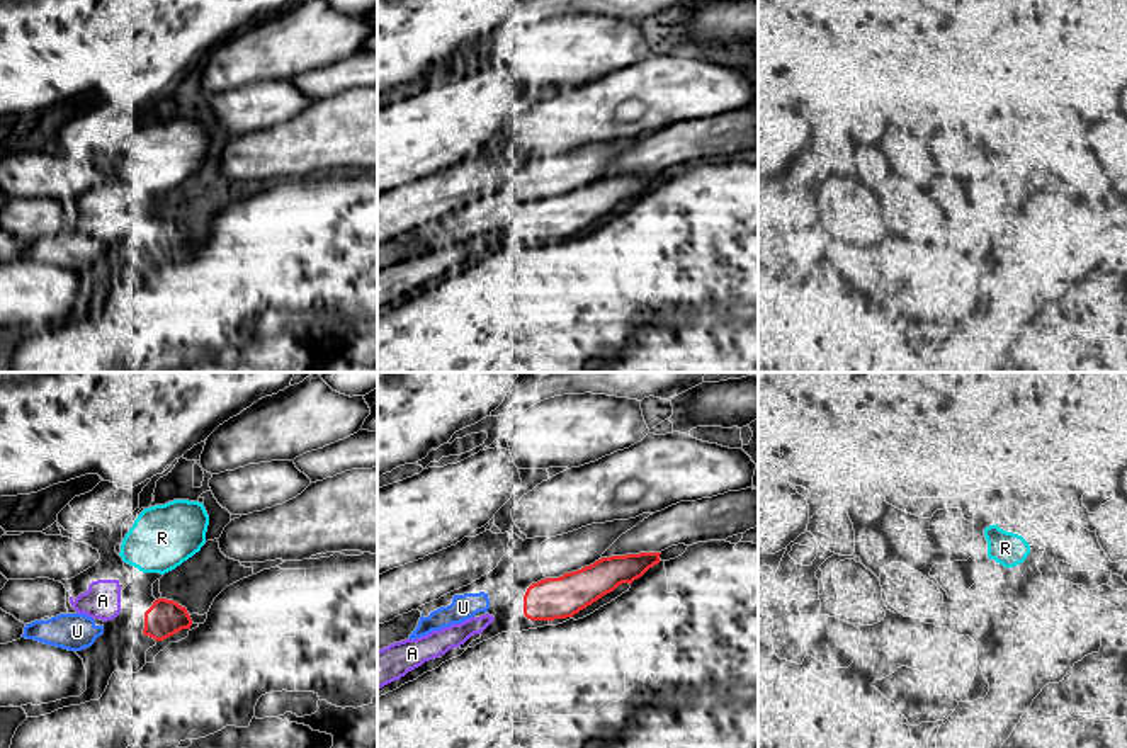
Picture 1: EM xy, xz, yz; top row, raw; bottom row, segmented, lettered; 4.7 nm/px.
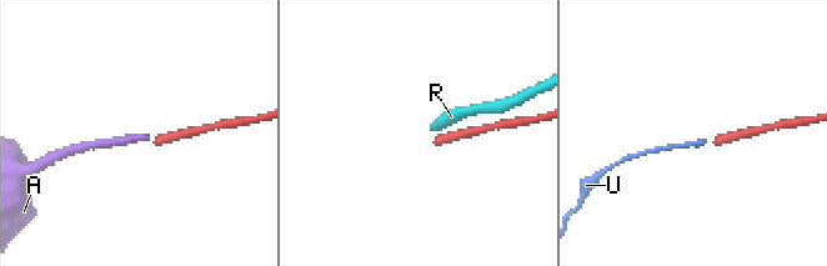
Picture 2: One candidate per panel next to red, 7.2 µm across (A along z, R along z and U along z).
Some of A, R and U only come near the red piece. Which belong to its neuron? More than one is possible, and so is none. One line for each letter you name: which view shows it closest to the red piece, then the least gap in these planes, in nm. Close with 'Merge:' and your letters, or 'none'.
A: view xy; gap 120 nm
Merge: A

